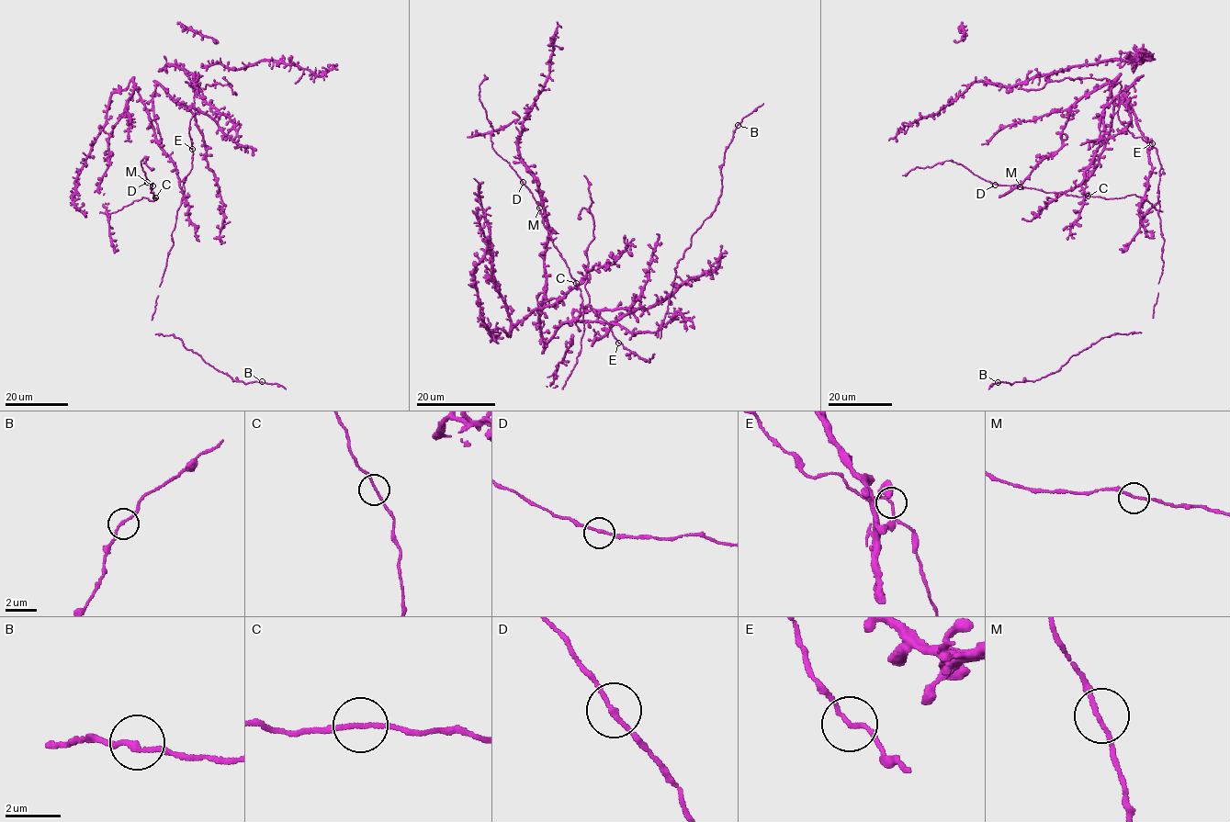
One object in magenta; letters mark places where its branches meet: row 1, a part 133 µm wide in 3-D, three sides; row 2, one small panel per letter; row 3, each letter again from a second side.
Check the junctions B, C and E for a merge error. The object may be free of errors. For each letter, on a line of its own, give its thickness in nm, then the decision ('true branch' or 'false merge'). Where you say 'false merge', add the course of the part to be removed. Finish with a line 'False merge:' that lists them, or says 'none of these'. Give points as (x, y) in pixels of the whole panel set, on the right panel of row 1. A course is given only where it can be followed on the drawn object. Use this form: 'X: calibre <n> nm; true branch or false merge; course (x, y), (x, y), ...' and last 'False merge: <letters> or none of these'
B: calibre 170 nm; true branch
C: calibre 130 nm; true branch
E: calibre 130 nm; true branch
False merge: none of these

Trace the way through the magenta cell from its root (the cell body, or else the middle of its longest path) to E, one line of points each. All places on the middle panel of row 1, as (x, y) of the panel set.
E: (605, 321), (619, 343)

